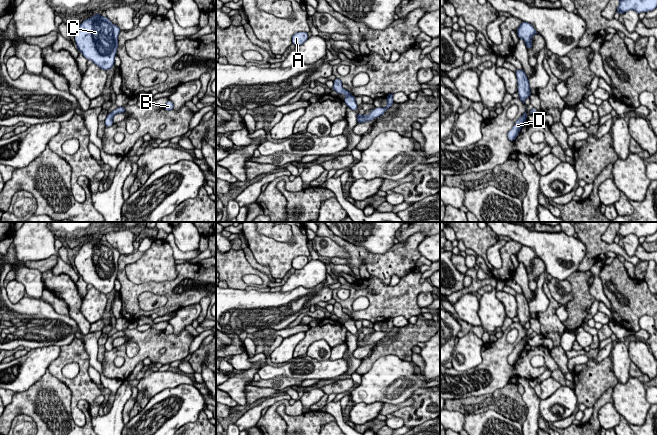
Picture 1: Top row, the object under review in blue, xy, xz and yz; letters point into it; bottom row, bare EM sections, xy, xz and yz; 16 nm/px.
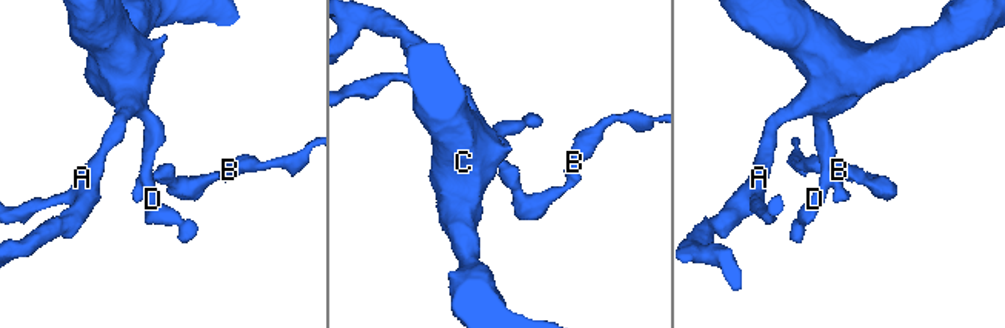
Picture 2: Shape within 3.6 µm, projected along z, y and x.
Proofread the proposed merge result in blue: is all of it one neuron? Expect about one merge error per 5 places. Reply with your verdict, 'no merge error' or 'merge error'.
no merge error

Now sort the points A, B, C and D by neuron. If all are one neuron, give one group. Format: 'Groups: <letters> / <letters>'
Groups: A B C D

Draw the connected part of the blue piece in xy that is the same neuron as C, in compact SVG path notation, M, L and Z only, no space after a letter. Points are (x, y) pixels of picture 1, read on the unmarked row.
M100 237L80 247L75 257L77 273L103 294L113 291L120 252Z

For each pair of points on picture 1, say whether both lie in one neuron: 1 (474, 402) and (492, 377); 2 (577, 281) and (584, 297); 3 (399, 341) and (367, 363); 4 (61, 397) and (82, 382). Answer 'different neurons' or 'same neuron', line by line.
1: different neurons
2: same neuron
3: same neuron
4: different neurons

